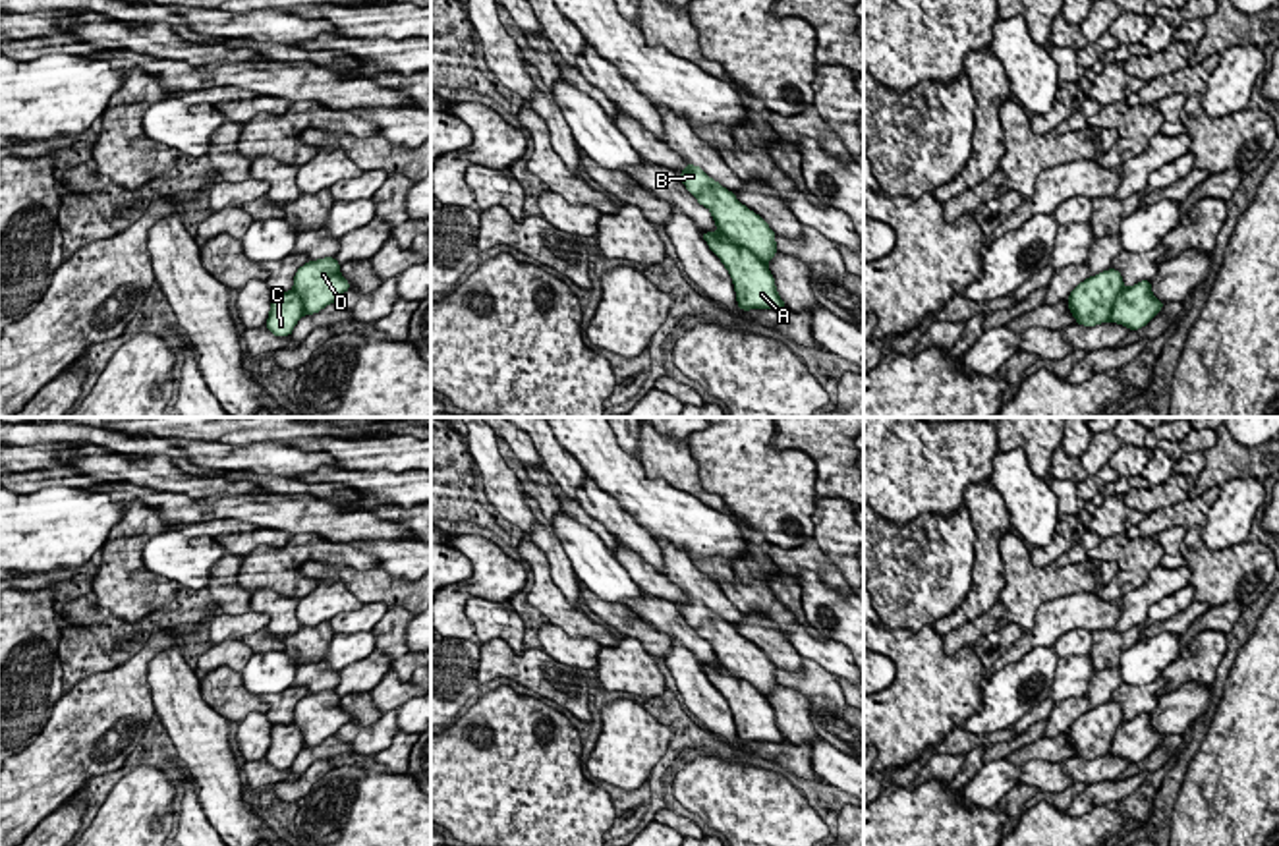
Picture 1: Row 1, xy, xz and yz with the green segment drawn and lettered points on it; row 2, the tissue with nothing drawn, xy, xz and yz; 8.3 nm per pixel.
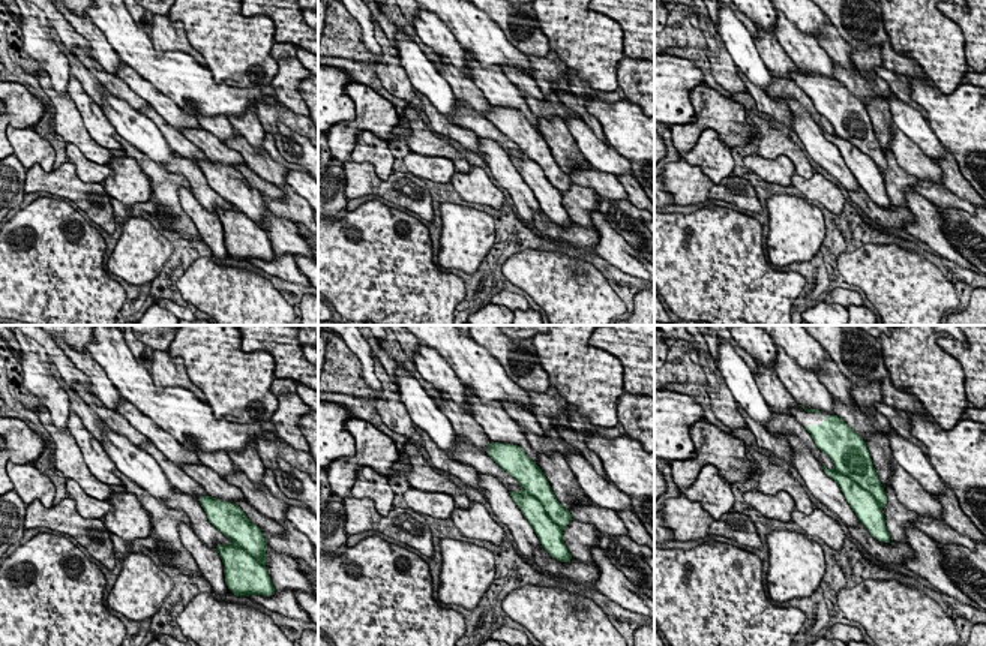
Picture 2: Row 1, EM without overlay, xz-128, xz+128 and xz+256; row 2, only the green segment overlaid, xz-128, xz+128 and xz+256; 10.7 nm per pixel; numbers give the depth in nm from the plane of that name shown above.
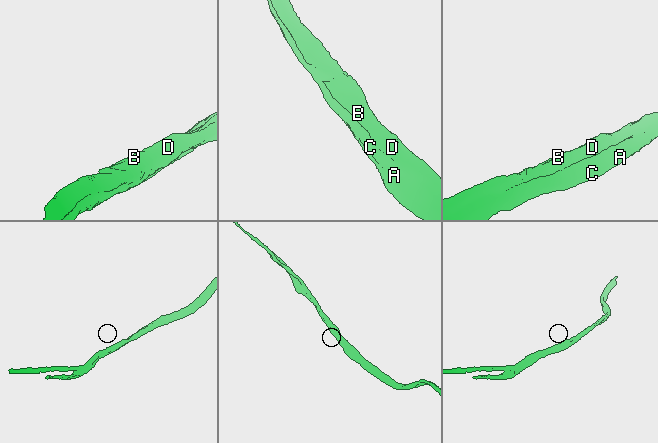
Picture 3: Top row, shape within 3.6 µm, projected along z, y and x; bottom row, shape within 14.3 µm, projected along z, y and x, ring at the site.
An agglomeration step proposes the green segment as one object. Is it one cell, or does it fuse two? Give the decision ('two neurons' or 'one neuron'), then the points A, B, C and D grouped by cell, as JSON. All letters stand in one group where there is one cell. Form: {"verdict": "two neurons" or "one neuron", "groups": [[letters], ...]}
{"verdict": "two neurons", "groups": [["A", "C"], ["B", "D"]]}

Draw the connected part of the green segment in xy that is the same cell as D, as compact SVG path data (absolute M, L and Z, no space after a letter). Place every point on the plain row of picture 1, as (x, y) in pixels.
M334 690L307 693L294 709L294 720L303 736L303 746L313 747L334 736L350 715L340 707L340 695Z

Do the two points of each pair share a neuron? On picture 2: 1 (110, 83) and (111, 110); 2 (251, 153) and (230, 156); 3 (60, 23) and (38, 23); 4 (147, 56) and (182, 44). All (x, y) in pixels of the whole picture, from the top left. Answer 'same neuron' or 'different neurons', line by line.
1: different neurons
2: different neurons
3: different neurons
4: different neurons

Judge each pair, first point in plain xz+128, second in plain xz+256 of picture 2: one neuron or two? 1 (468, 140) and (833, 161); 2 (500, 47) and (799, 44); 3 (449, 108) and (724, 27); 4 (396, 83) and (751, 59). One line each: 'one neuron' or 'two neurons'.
1: two neurons
2: two neurons
3: one neuron
4: two neurons

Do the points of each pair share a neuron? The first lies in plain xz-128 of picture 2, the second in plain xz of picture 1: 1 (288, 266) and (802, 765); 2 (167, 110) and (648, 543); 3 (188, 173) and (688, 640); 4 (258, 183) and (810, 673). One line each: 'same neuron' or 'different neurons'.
1: same neuron
2: same neuron
3: same neuron
4: different neurons

